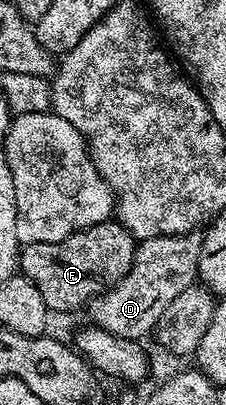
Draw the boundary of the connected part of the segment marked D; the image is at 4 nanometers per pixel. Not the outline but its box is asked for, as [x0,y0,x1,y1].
[90,233,203,339]

